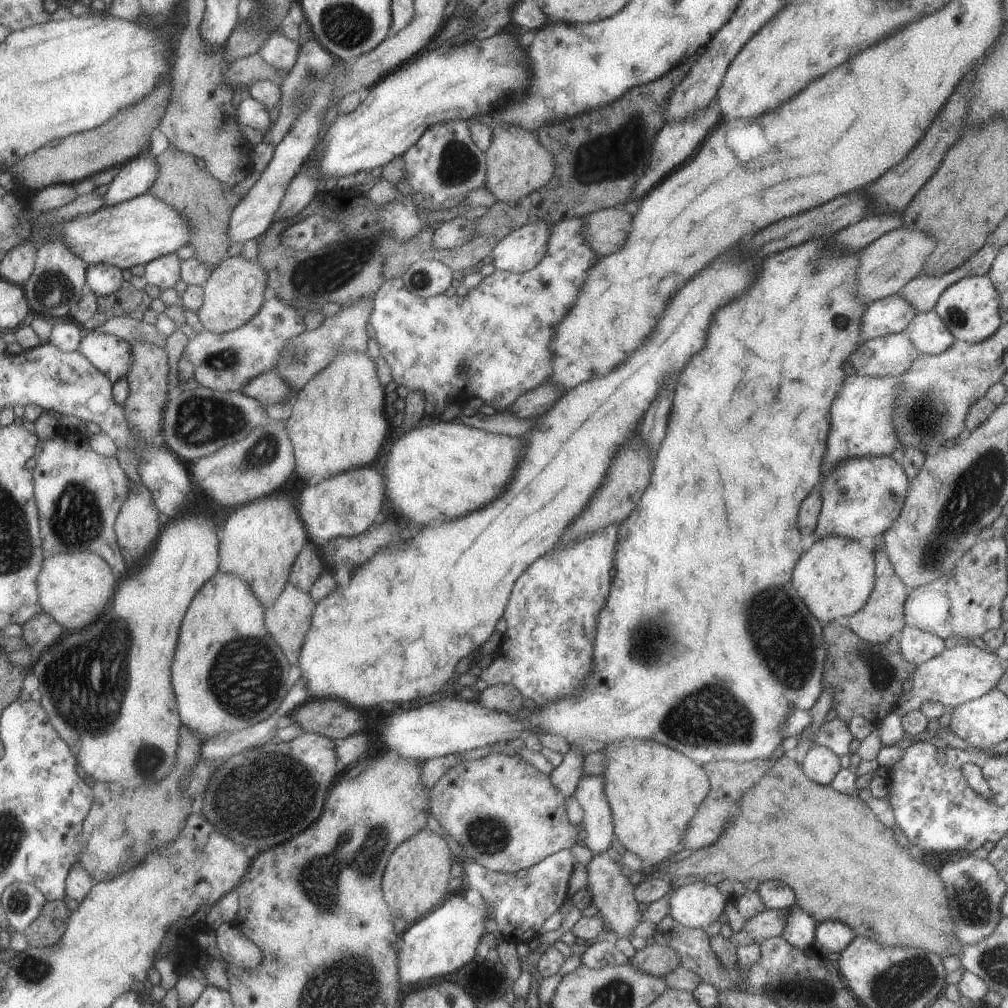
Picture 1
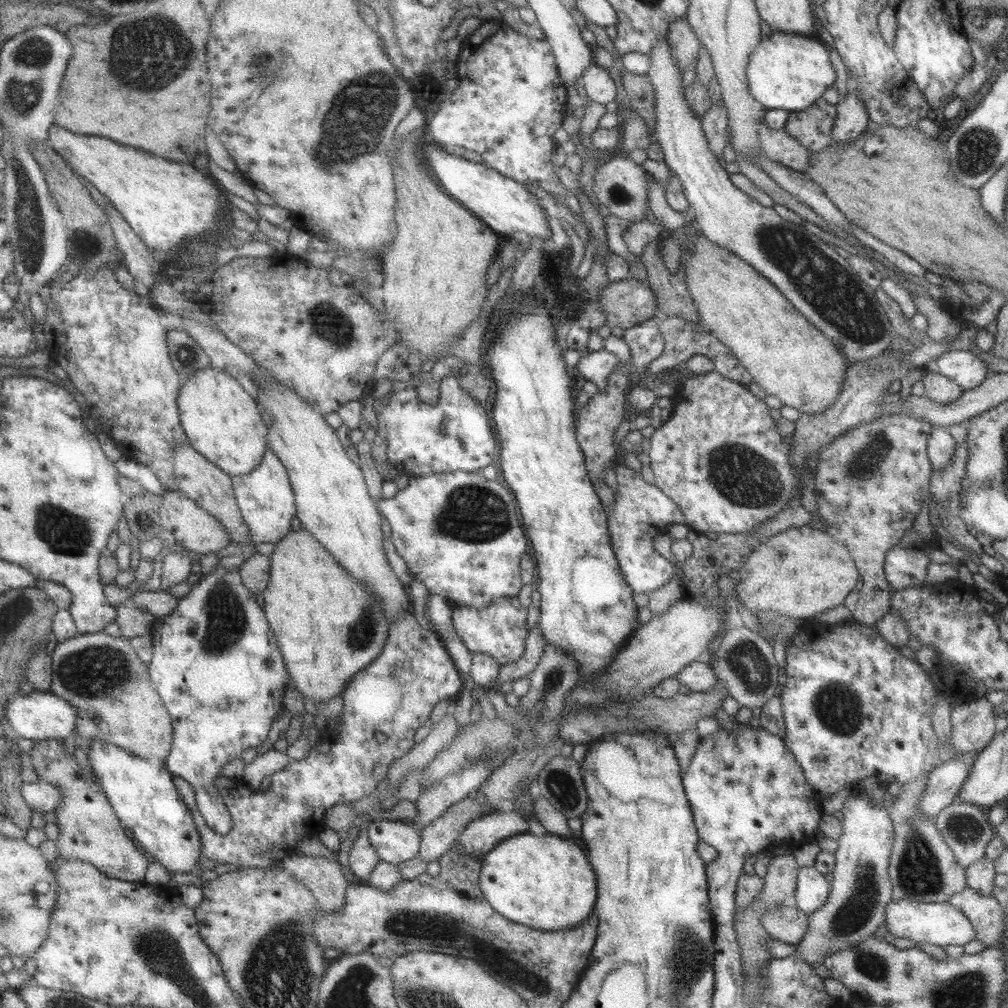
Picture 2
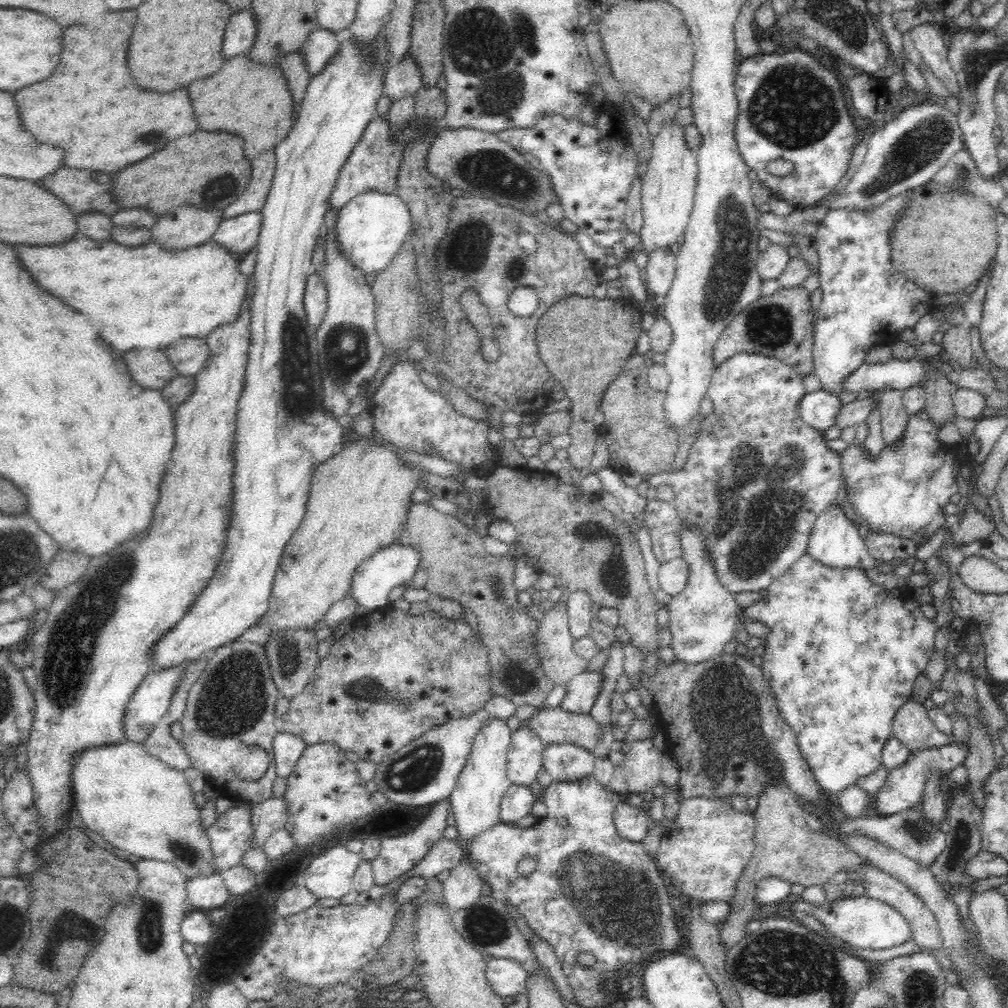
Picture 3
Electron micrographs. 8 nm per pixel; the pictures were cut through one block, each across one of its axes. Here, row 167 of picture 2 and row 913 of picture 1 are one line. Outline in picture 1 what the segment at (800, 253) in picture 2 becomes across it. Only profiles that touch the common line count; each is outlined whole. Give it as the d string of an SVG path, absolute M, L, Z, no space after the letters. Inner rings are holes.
M694 881L689 885L682 885L670 896L669 915L684 926L702 929L716 922L720 923L728 901L716 884Z

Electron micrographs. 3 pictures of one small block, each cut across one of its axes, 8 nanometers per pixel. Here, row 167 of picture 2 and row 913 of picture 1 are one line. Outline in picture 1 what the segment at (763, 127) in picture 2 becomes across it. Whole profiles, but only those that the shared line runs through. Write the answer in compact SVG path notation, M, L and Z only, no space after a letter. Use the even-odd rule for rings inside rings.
M794 905L788 912L788 920L784 926L782 937L794 948L806 950L814 946L816 938L816 921L815 918L806 914L798 905Z

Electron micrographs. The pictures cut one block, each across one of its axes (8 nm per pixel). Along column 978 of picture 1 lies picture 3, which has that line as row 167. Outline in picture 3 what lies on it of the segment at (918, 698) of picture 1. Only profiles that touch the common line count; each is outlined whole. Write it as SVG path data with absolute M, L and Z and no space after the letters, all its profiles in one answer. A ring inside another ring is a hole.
M668 120L662 124L652 142L651 157L642 177L641 200L643 223L639 232L639 247L652 252L654 248L669 248L684 234L692 213L697 185L697 153L684 140L684 127Z

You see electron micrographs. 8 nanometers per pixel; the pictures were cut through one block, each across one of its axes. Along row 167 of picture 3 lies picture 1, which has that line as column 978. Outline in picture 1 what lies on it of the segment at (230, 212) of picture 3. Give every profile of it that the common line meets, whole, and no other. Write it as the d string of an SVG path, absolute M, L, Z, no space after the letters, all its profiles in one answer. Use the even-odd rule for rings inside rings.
M987 243L962 266L944 272L942 276L922 273L900 289L900 296L912 302L912 306L916 306L914 310L918 310L918 313L932 311L940 294L955 282L966 277L988 275L1000 249L1000 244Z

